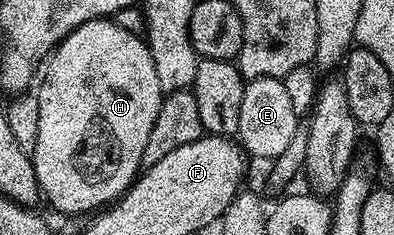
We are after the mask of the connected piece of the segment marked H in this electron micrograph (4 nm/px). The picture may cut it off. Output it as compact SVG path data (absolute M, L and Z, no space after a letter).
M112 19L89 21L73 29L58 44L45 69L46 78L42 81L42 90L37 90L36 93L40 103L40 135L38 136L36 147L32 151L38 187L44 201L47 201L52 208L59 209L62 213L91 212L90 214L93 214L95 211L101 210L103 207L117 201L134 184L142 169L144 147L148 147L148 135L152 135L152 123L156 123L156 115L160 111L160 103L164 96L160 87L160 79L156 79L156 67L150 54L150 46L146 44L139 34L124 31L124 27L116 27L116 23Z

